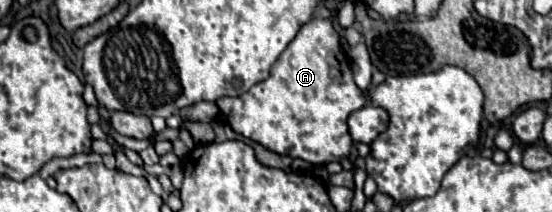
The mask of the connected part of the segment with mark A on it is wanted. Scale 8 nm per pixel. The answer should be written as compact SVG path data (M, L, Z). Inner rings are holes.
M311 19L299 29L297 37L275 61L275 65L271 67L271 75L265 81L253 85L241 97L221 97L215 101L215 105L235 133L263 145L265 149L277 155L303 159L311 165L329 165L333 161L341 163L349 157L353 139L349 135L347 119L351 111L367 105L367 95L353 81L349 59L341 49L341 37L335 31L333 23L329 19Z

